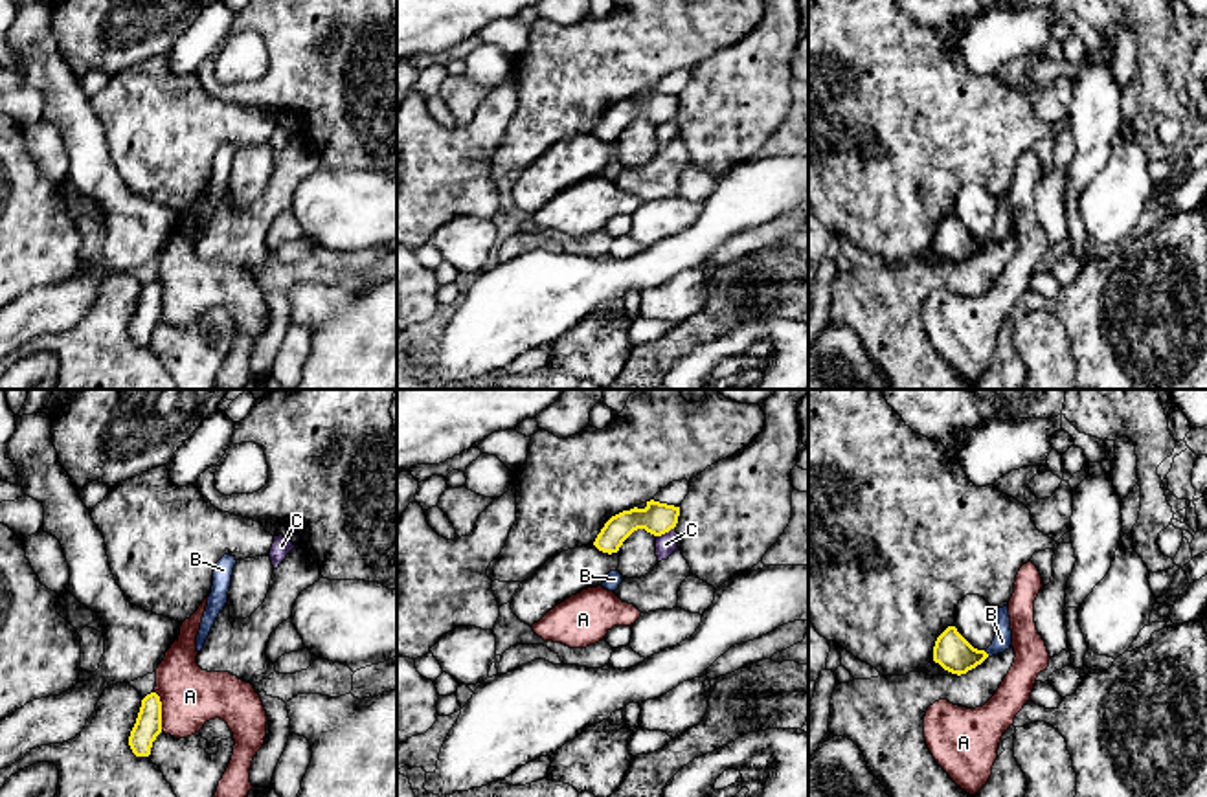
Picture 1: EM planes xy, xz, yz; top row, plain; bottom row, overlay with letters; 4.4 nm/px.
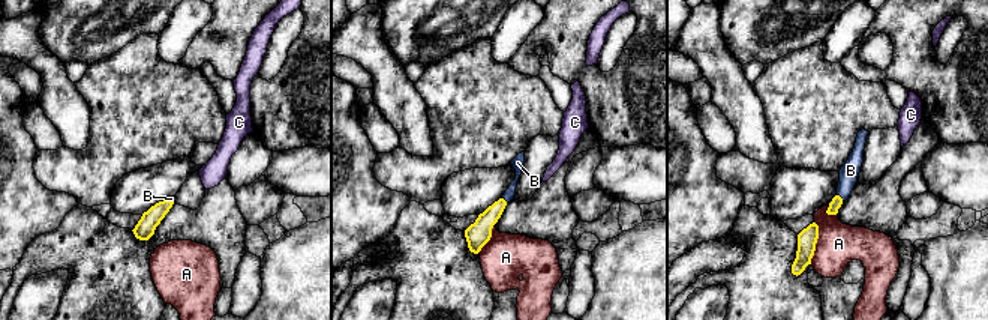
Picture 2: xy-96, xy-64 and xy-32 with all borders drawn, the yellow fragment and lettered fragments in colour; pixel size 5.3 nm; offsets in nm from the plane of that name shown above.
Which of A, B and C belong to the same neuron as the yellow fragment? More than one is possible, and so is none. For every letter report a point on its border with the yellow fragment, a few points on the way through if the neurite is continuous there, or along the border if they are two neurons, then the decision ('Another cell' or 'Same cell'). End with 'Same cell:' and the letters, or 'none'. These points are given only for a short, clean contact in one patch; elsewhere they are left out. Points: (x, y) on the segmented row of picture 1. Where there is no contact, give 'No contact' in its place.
A: Touches yellow at xy (160, 711). Boundary: xy (155, 691), (160, 702), (162, 729). Another cell
B: Touches yellow at yz (987, 654). Path across: yz (952, 651), (956, 654), (987, 654), (1002, 641). Same cell
C: Touches yellow at xz (664, 533). Another cell
Same cell: B

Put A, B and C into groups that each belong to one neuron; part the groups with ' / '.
A / B / C

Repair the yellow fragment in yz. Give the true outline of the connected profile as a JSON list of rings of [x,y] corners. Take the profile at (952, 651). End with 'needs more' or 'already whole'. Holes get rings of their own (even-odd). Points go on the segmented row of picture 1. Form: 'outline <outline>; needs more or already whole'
outline [[[1009,606],[996,608],[998,623],[992,645],[987,650],[974,648],[955,626],[948,626],[935,641],[933,661],[952,674],[966,674],[987,657],[1003,654],[1012,645]]]; needs more

